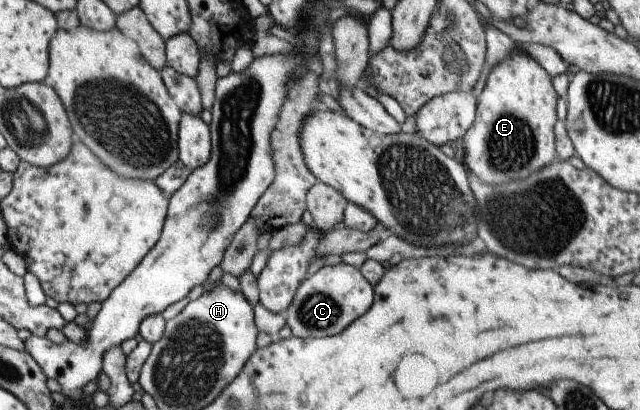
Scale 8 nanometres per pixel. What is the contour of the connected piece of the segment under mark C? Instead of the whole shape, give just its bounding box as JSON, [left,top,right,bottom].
[285,263,374,338]

